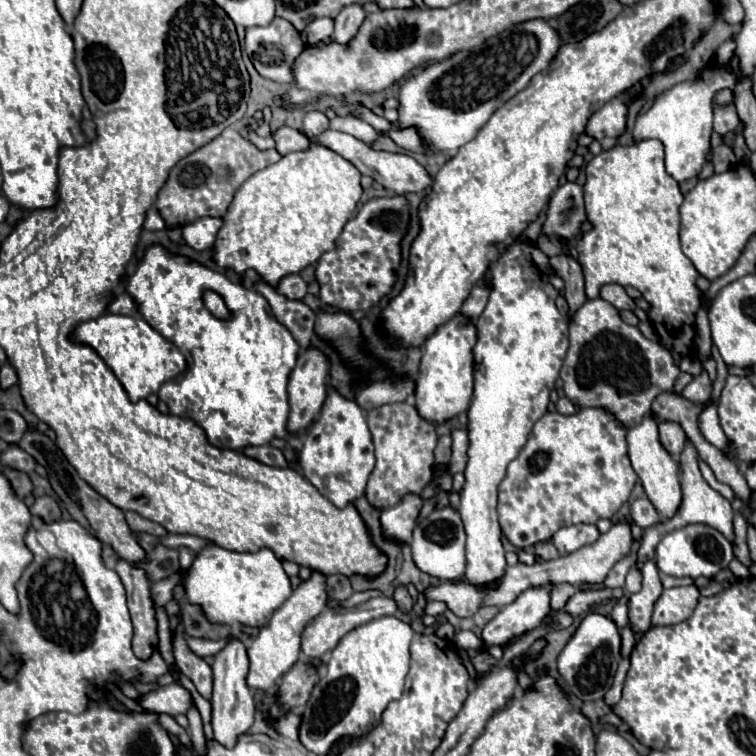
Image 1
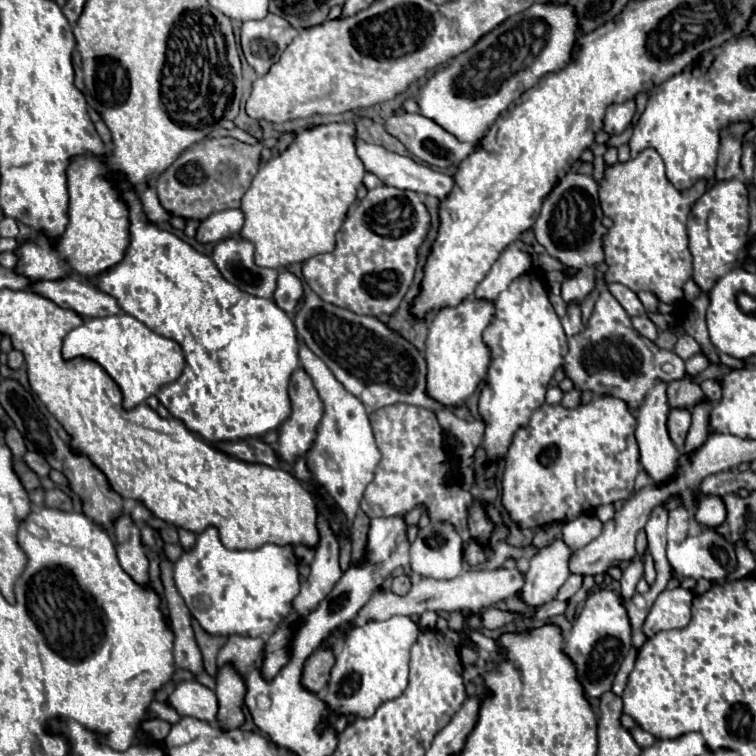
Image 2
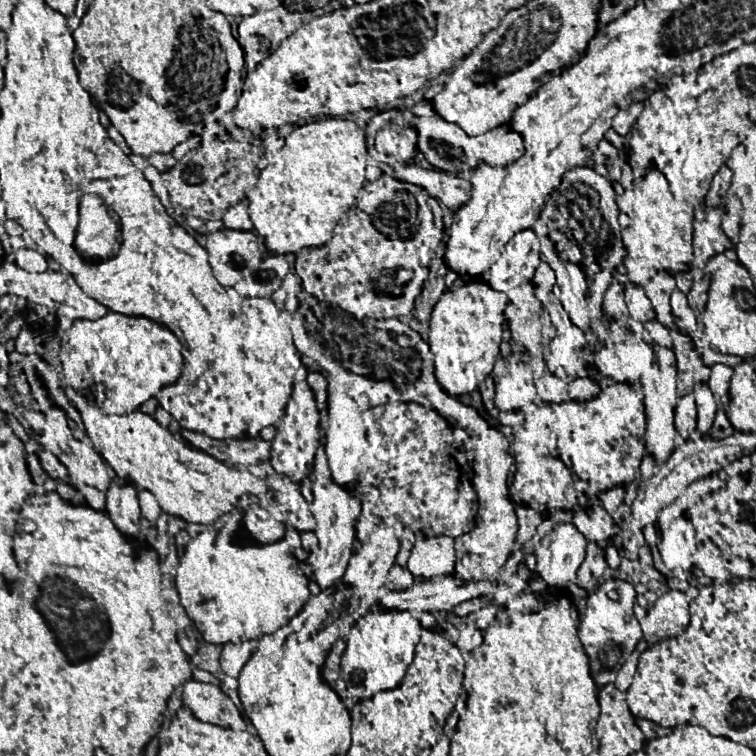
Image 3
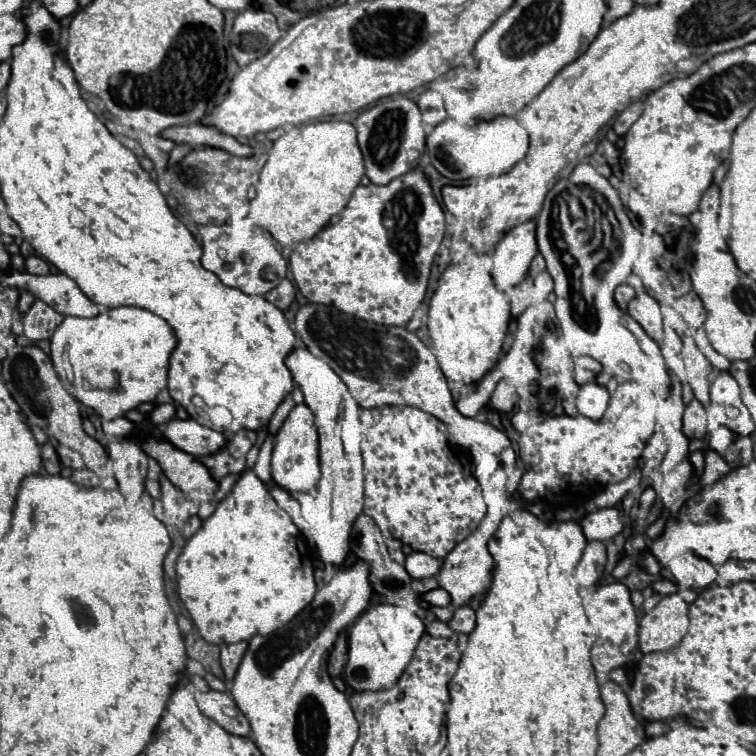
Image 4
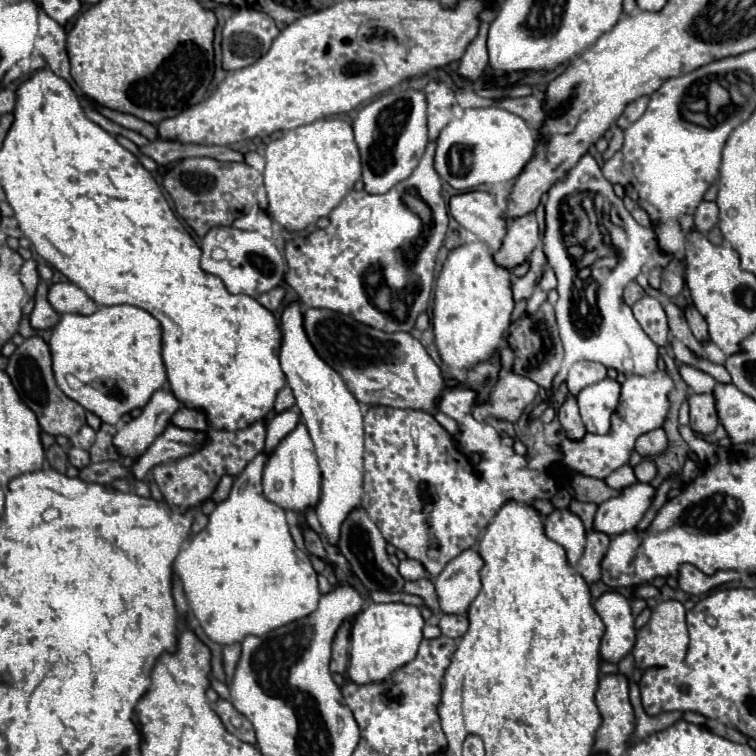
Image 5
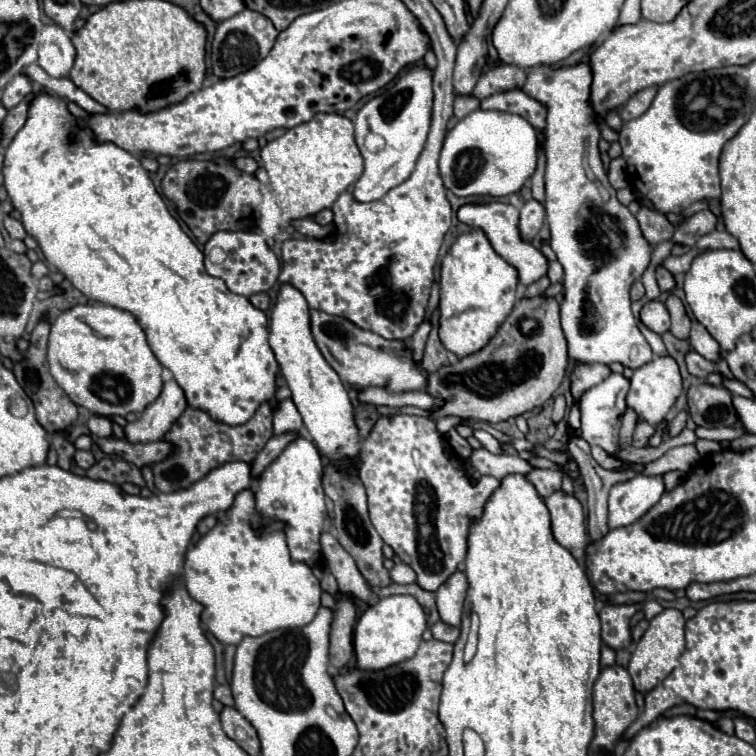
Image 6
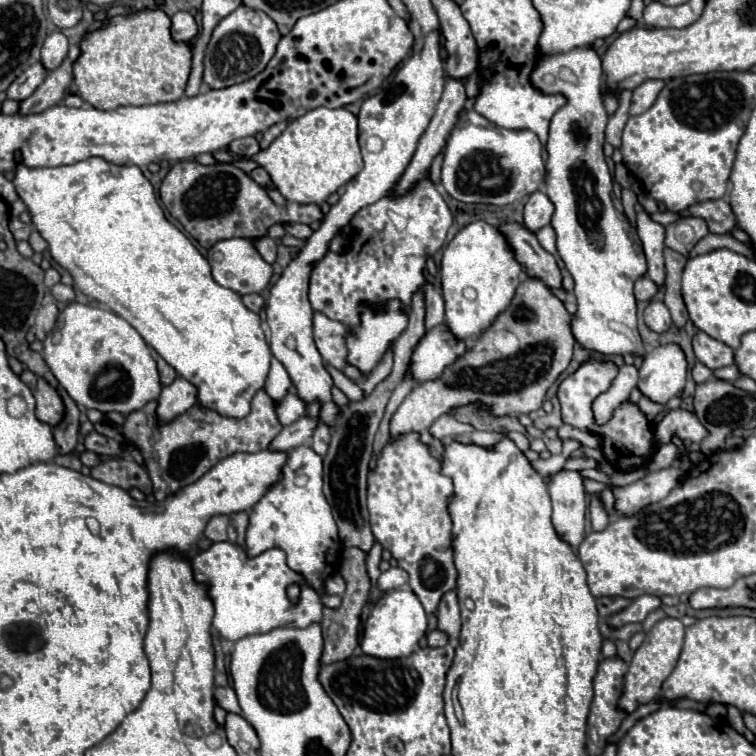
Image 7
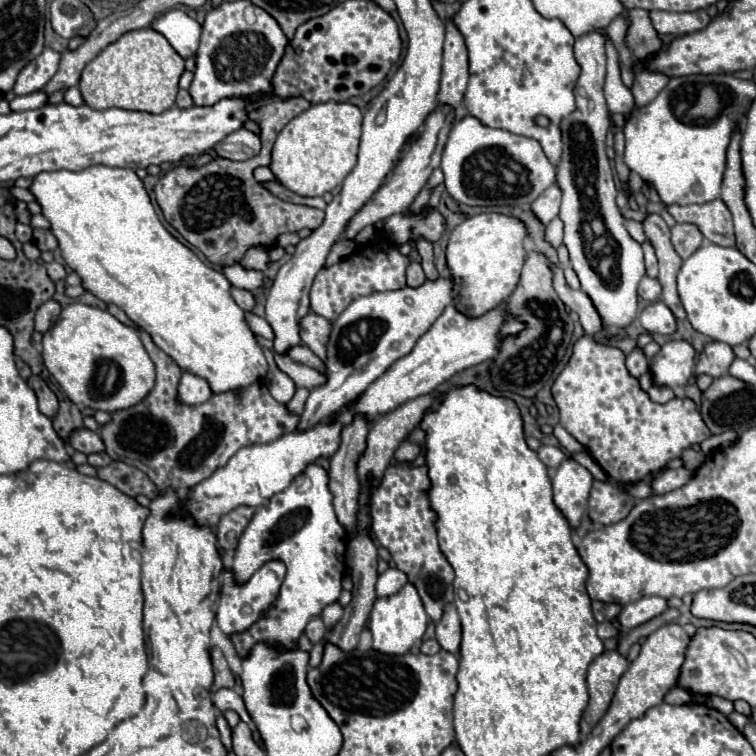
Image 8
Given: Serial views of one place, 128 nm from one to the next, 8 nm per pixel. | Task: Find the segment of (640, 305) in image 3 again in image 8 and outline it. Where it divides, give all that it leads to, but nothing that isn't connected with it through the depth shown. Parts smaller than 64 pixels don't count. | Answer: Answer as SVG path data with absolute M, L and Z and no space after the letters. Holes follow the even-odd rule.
M662 300L652 302L642 310L640 322L650 334L674 334L676 332L676 318Z

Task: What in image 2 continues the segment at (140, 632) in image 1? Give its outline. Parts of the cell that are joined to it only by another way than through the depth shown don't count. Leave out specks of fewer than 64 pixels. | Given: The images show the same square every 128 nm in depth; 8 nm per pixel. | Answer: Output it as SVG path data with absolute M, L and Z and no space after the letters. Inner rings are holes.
M122 514L120 518L116 518L112 532L114 532L118 560L120 560L122 568L138 584L146 584L148 582L148 558L144 554L138 526L134 524L134 520L128 514Z

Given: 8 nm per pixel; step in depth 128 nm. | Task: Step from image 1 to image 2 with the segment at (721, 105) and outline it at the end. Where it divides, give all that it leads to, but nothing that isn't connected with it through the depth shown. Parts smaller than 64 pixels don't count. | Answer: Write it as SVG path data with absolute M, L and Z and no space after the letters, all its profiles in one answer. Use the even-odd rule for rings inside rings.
M732 124L722 132L720 140L720 154L718 154L718 166L716 166L716 180L732 180L738 178L740 168L740 156L742 156L742 136L750 128L750 124Z

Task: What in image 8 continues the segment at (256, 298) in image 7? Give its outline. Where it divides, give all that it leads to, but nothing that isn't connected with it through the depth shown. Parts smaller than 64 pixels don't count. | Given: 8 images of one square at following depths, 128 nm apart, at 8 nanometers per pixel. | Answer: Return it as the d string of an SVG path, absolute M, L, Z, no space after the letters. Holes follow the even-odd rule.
M230 288L230 294L232 294L232 298L234 298L234 302L242 308L242 310L246 310L246 312L250 312L252 308L254 308L254 296L248 292L248 290L242 290L242 288Z

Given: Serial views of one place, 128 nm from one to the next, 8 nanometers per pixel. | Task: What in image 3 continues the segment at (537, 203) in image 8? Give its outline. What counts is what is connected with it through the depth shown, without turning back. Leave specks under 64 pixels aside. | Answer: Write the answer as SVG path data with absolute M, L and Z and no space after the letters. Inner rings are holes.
M534 230L516 232L500 250L500 258L484 274L484 282L498 292L508 292L520 284L532 282L534 270L540 262L540 240Z

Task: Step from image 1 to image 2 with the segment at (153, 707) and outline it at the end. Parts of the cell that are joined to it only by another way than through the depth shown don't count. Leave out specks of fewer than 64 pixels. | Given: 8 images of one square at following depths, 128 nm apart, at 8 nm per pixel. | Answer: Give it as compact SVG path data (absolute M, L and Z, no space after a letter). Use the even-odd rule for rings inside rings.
M180 682L170 696L170 706L176 708L180 716L192 716L210 724L218 724L218 700L214 690L206 688L204 684Z

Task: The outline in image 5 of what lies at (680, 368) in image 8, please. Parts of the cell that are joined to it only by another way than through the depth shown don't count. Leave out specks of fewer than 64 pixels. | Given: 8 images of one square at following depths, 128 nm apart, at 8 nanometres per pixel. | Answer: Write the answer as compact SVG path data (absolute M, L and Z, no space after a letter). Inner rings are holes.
M656 370L650 376L628 376L626 382L622 384L620 404L612 416L610 434L606 434L606 436L586 434L584 440L580 440L580 442L564 440L560 446L564 452L564 460L562 460L564 468L592 476L592 478L606 478L616 468L628 464L628 458L630 458L630 452L634 450L636 438L644 432L660 428L664 424L668 408L670 408L670 392L672 390L674 390L674 380L662 370Z

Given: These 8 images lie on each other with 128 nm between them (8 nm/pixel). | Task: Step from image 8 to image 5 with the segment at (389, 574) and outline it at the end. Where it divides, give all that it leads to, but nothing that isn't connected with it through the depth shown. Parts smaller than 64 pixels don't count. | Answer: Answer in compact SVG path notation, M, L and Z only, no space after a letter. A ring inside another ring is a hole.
M402 560L398 566L400 576L404 576L404 580L418 580L418 578L426 578L426 570L422 568L420 562L416 560Z

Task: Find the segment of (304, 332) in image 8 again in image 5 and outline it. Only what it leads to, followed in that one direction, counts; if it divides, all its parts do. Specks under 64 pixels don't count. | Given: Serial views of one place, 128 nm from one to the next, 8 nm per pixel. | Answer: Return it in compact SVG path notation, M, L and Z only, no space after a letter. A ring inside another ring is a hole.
M308 308L304 312L304 330L312 346L318 350L318 356L344 378L346 386L358 402L366 406L414 408L430 414L436 412L434 402L444 388L444 378L440 374L440 368L412 334L386 334L358 322L356 344L356 320L346 314L322 308ZM386 390L392 394L376 394Z

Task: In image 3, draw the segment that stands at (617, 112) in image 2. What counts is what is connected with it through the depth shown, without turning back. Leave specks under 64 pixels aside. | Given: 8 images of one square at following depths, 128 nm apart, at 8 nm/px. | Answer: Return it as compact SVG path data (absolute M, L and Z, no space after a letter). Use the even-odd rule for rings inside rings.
M632 102L626 110L620 110L614 120L612 120L612 130L618 134L618 136L626 136L630 126L634 124L634 120L638 118L638 114L642 112L642 102Z

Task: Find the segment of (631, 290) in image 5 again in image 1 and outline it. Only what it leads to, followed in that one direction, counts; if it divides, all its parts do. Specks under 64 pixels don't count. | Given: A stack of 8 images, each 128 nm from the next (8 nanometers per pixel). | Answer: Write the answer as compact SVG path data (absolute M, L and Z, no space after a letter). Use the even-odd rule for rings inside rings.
M602 298L590 300L574 314L574 326L570 324L570 348L566 352L564 366L560 370L560 378L564 380L564 392L574 404L606 408L626 428L634 428L650 412L652 400L660 392L674 388L678 374L680 374L680 368L672 360L670 352L660 342L652 342L644 338L638 328L628 326L620 318L620 310L612 308L612 304L608 304L606 300Z

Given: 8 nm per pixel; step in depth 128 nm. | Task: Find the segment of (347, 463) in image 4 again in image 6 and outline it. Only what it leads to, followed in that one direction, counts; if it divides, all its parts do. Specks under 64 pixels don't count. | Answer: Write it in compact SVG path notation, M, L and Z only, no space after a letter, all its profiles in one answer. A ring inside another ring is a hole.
M282 284L270 310L270 348L280 364L286 384L292 390L292 400L302 414L304 426L318 444L318 450L334 462L344 456L356 458L360 452L360 438L354 426L350 396L340 376L324 360L320 348L316 346L310 332L308 302L298 288L292 288L292 284Z

